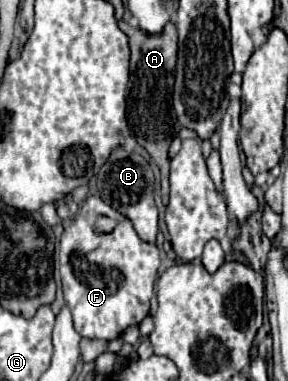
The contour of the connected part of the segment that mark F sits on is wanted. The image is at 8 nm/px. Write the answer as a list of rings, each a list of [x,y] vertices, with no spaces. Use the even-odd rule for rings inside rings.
[[[87,197],[79,213],[67,223],[59,241],[59,257],[63,297],[71,309],[75,331],[81,337],[113,341],[149,315],[149,301],[153,297],[153,283],[159,267],[159,247],[157,243],[143,241],[131,219],[103,203],[101,197]],[[103,215],[117,223],[109,233],[97,233],[93,227]],[[111,269],[119,271],[119,281],[115,273],[111,275]]]

